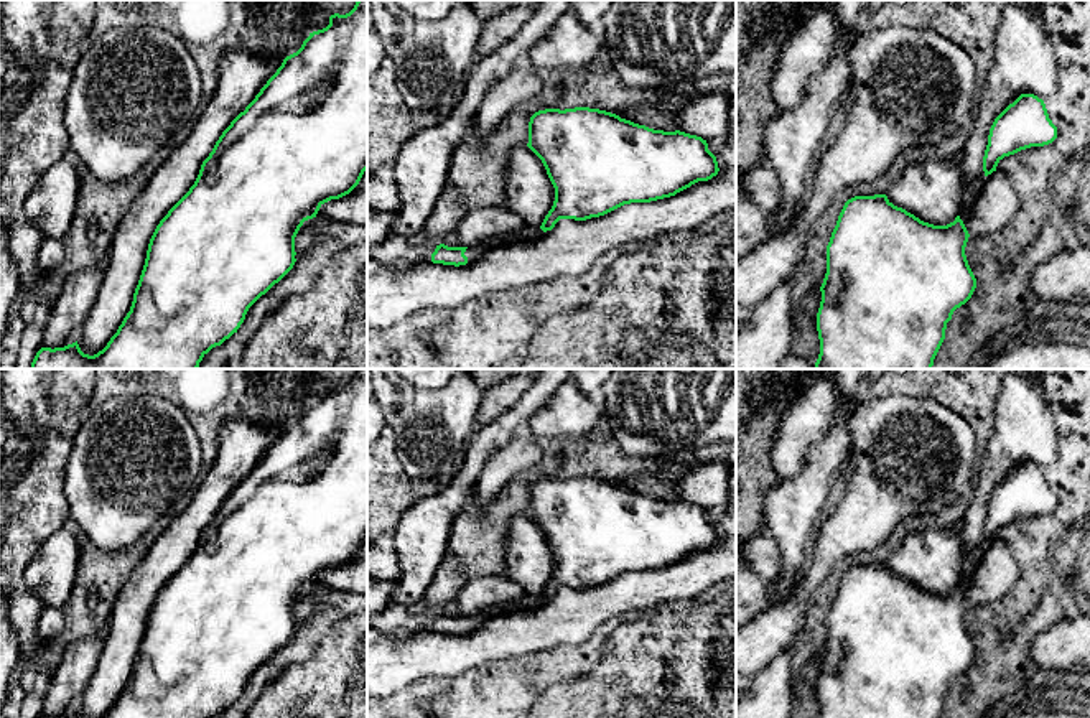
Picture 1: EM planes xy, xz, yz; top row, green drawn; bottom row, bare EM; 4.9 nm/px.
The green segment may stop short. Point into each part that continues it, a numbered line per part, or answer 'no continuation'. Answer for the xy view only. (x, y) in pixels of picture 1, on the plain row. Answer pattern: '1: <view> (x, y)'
no continuation

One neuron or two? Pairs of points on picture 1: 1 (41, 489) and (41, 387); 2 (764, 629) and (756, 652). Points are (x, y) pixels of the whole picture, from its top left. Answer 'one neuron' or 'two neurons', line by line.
1: one neuron
2: one neuron

